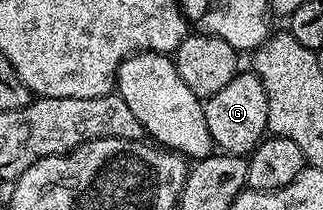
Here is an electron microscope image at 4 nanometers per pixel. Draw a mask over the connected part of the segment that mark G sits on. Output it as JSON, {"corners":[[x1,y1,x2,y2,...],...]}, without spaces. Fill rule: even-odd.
{"corners":[[240,70,226,86,217,90,204,103,205,122,209,125,212,145,220,153,228,156,251,155,255,147,265,139,267,119,269,118,269,102,265,98,265,86,261,86,261,78,251,70]]}

